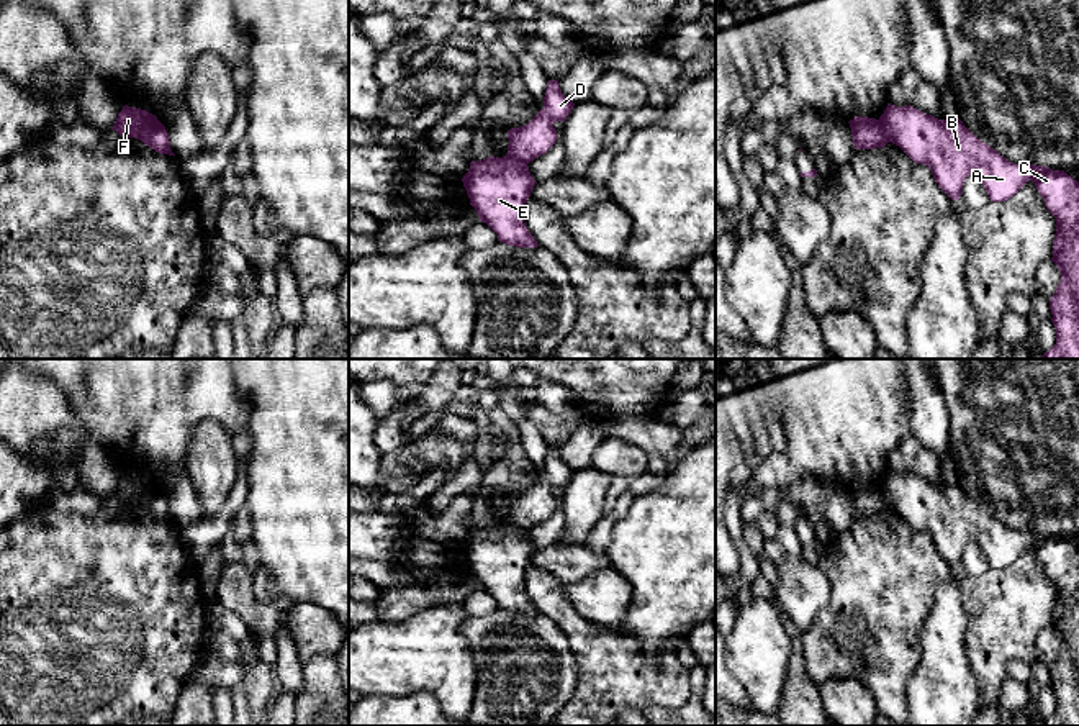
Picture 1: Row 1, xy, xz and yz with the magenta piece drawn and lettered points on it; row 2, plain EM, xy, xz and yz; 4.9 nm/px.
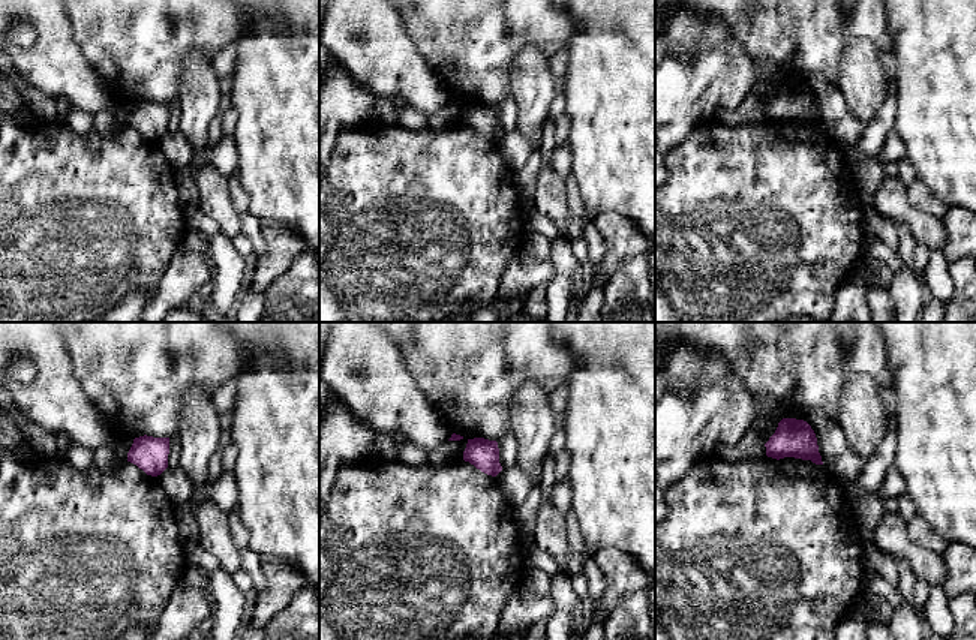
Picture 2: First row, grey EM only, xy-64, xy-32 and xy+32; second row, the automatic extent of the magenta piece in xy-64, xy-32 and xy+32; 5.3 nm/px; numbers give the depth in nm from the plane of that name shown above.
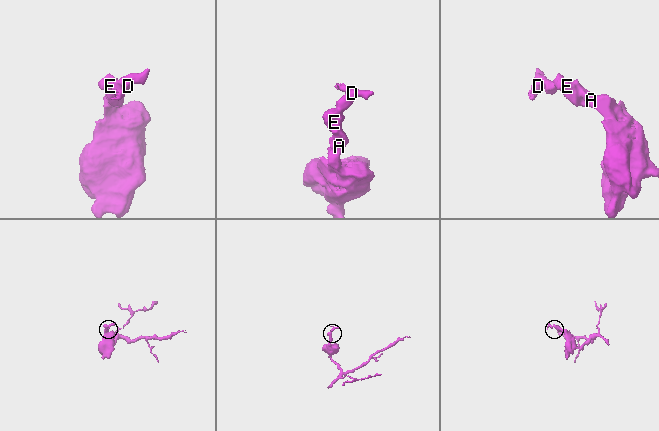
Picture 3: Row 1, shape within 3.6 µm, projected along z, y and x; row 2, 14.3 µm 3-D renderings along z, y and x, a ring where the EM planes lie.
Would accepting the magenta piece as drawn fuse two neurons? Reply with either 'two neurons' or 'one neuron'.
two neurons

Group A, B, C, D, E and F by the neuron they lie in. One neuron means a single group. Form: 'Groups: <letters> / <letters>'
Groups: A B C E F / D

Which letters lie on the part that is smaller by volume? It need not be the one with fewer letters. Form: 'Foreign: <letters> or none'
Foreign: D

